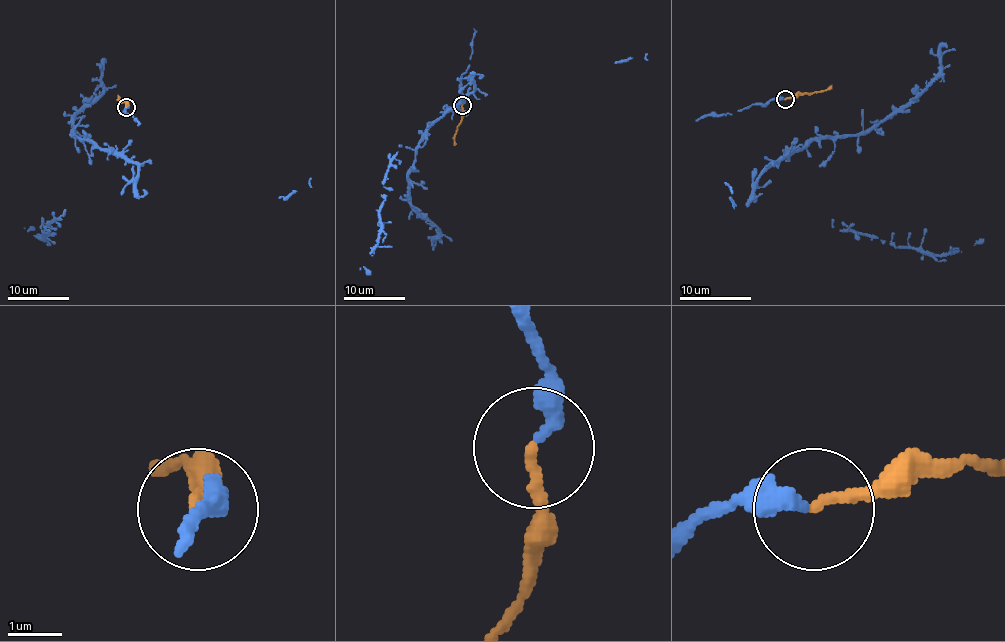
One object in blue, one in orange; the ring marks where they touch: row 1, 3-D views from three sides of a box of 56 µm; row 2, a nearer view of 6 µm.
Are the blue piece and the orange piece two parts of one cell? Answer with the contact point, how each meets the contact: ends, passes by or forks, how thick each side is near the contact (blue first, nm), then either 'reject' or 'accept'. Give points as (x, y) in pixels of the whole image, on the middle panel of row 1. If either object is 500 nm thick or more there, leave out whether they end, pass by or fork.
at (462, 105); blue ends there; orange ends there; 320 nm thick on the blue side, 200 nm on the other; accept

